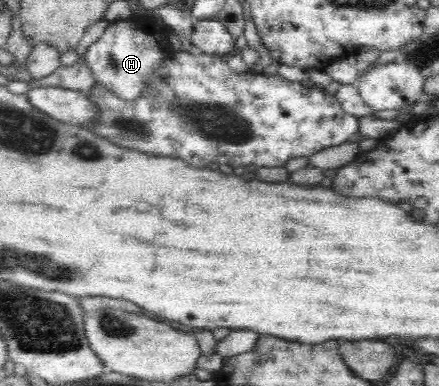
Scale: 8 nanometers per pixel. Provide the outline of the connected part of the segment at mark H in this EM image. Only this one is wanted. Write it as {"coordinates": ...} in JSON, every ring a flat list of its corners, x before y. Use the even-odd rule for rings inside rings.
{"coordinates":[[129,19,111,21,84,55,82,61,91,69,95,84,111,91,117,98,124,101,134,101,148,89,154,74,165,61,165,47,168,46,168,36,161,32,151,34,141,22]]}

